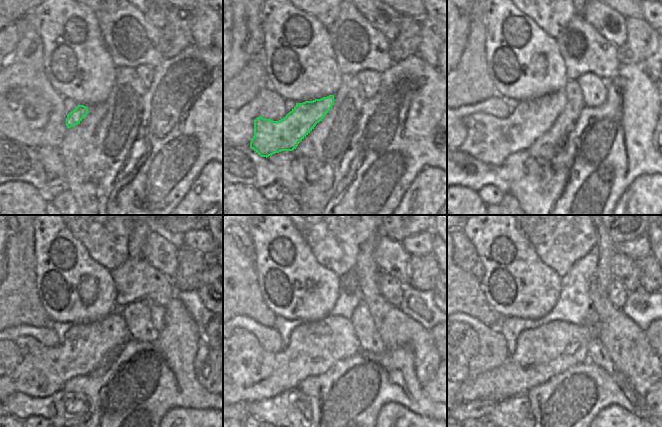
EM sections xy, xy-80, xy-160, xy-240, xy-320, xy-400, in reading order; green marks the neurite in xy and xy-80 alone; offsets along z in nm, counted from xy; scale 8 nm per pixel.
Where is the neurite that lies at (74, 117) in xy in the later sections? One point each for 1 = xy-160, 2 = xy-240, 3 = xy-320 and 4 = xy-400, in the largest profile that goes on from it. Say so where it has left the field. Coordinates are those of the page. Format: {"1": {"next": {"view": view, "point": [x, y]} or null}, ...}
{"1": {"next": {"view": "xy-160", "point": [491, 140]}}, "2": {"next": {"view": "xy-240", "point": [41, 374]}}, "3": {"next": {"view": "xy-320", "point": [315, 346]}}, "4": {"next": {"view": "xy-400", "point": [542, 353]}}}

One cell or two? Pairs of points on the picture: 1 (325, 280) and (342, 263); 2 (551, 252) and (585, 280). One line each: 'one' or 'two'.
1: two
2: two

